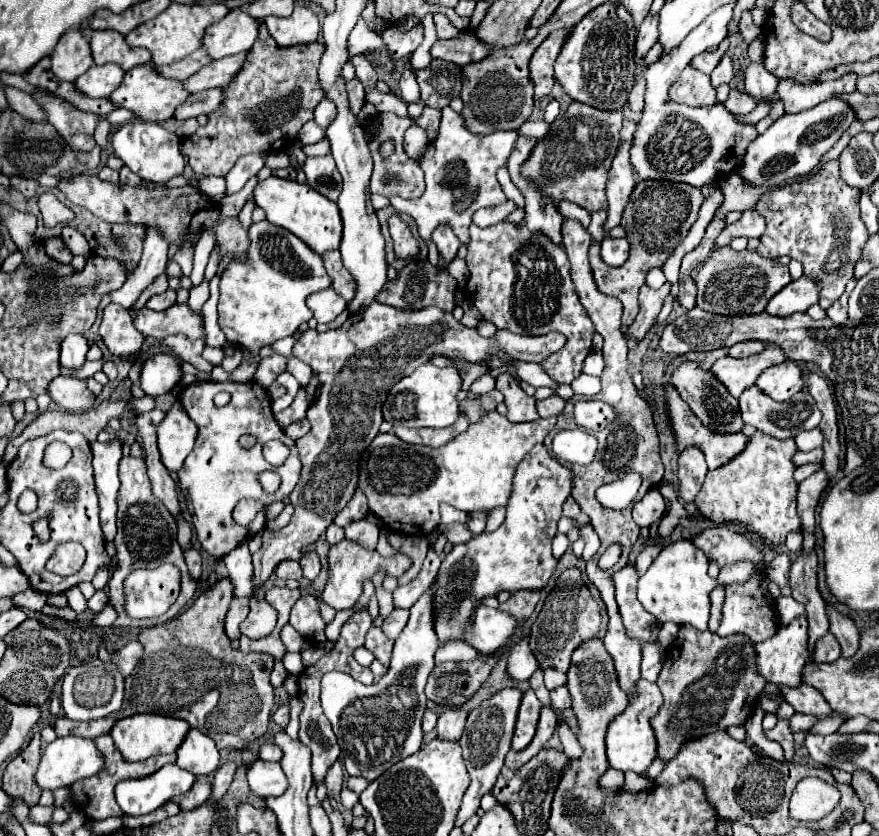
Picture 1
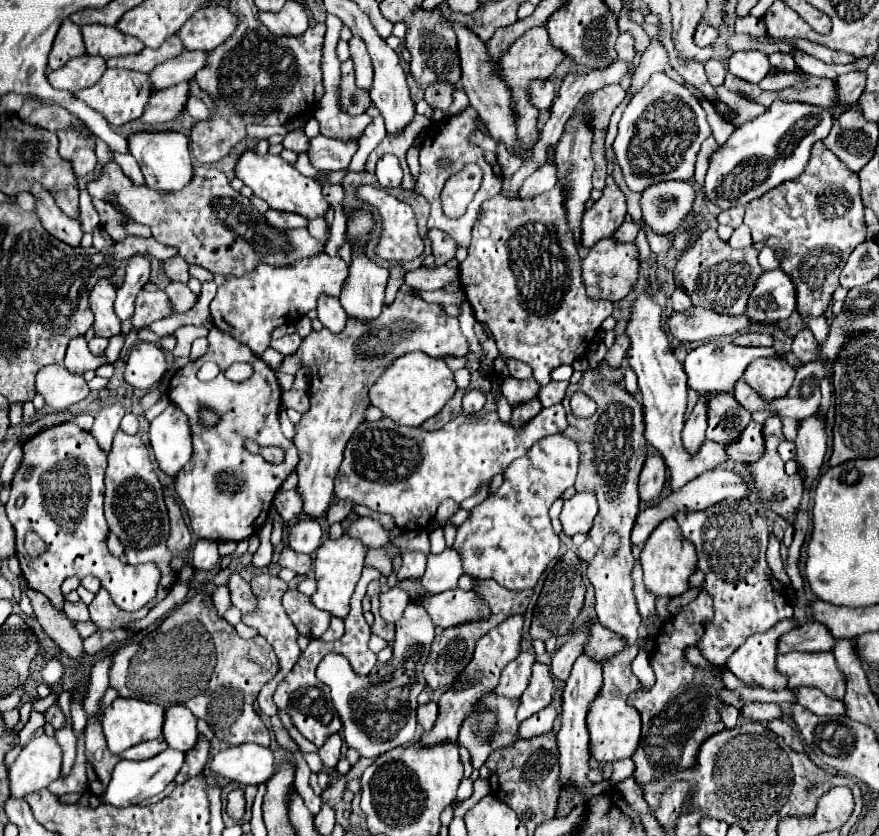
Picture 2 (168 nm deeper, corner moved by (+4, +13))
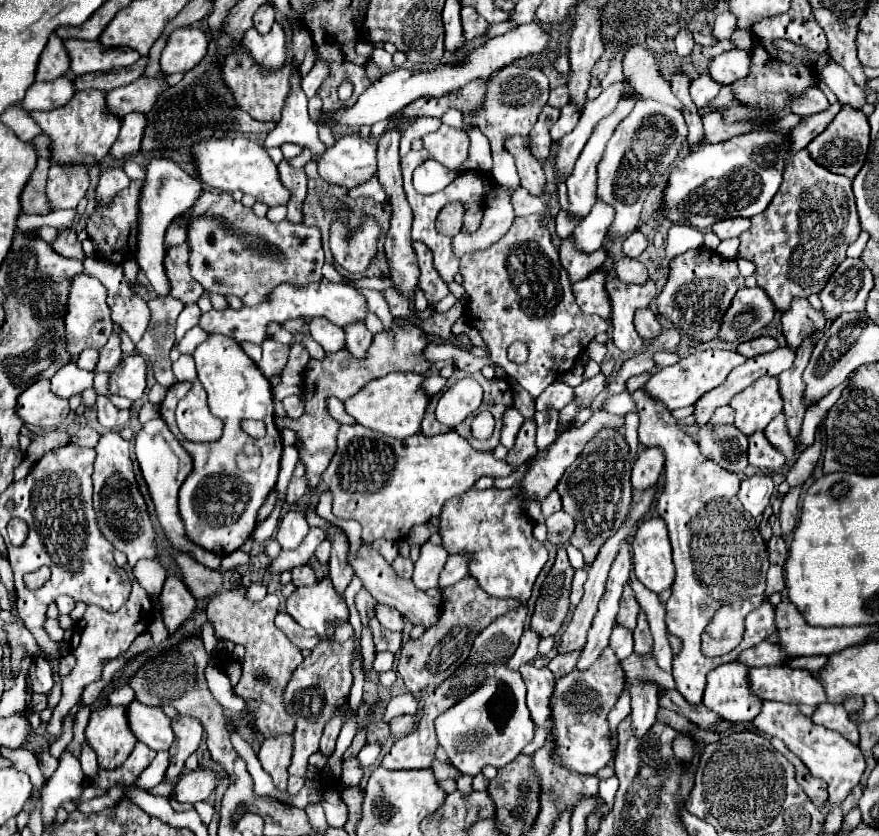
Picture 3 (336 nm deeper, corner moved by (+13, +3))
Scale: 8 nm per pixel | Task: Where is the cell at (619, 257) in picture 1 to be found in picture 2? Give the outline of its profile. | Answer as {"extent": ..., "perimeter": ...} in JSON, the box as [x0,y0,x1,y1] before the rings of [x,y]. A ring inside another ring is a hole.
{"extent":[612,221,638,243],"perimeter":[[[624,221],[624,223],[616,229],[616,233],[614,233],[612,237],[614,237],[614,241],[618,241],[618,243],[632,243],[632,241],[636,239],[636,233],[638,233],[638,227],[636,227],[634,223]]]}

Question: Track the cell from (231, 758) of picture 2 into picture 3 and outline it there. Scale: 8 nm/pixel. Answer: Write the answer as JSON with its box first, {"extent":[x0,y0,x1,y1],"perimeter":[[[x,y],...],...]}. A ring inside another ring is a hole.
{"extent":[173,767,219,803],"perimeter":[[[201,767],[197,771],[189,771],[179,777],[179,781],[175,783],[173,797],[179,803],[205,801],[213,793],[213,789],[217,789],[217,783],[219,777],[211,769]]]}

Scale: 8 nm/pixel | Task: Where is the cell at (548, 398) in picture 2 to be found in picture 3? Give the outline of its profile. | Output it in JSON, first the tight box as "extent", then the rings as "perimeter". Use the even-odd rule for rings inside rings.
{"extent":[535,381,573,411],"perimeter":[[[555,381],[551,383],[537,399],[535,399],[535,405],[539,411],[545,411],[545,409],[555,409],[555,411],[561,411],[569,401],[571,401],[571,395],[573,395],[573,389],[569,385],[565,385],[563,381]]]}

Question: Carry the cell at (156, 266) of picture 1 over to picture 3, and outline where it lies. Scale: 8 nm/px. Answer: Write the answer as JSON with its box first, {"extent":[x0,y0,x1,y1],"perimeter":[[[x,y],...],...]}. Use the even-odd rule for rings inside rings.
{"extent":[93,333,121,373],"perimeter":[[[111,333],[111,339],[105,343],[105,347],[101,349],[101,357],[97,361],[97,367],[93,373],[101,373],[101,371],[113,371],[119,363],[121,363],[121,347],[119,347],[119,335]]]}

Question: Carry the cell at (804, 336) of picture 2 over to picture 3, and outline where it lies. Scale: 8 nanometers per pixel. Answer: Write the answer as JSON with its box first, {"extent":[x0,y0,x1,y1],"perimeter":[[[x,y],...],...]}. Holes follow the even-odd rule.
{"extent":[781,297,827,347],"perimeter":[[[795,297],[791,301],[791,307],[783,311],[781,323],[783,323],[783,335],[787,343],[791,343],[791,347],[799,347],[799,343],[811,331],[823,329],[827,324],[823,315],[819,315],[819,311],[815,311],[807,299],[799,299],[799,297]]]}

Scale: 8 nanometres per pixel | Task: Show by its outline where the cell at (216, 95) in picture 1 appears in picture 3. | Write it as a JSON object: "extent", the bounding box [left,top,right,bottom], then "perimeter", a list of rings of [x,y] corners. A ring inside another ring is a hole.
{"extent":[109,115,145,161],"perimeter":[[[125,115],[121,119],[119,137],[109,151],[113,159],[123,161],[139,151],[139,139],[143,137],[143,123],[145,123],[145,115]]]}

